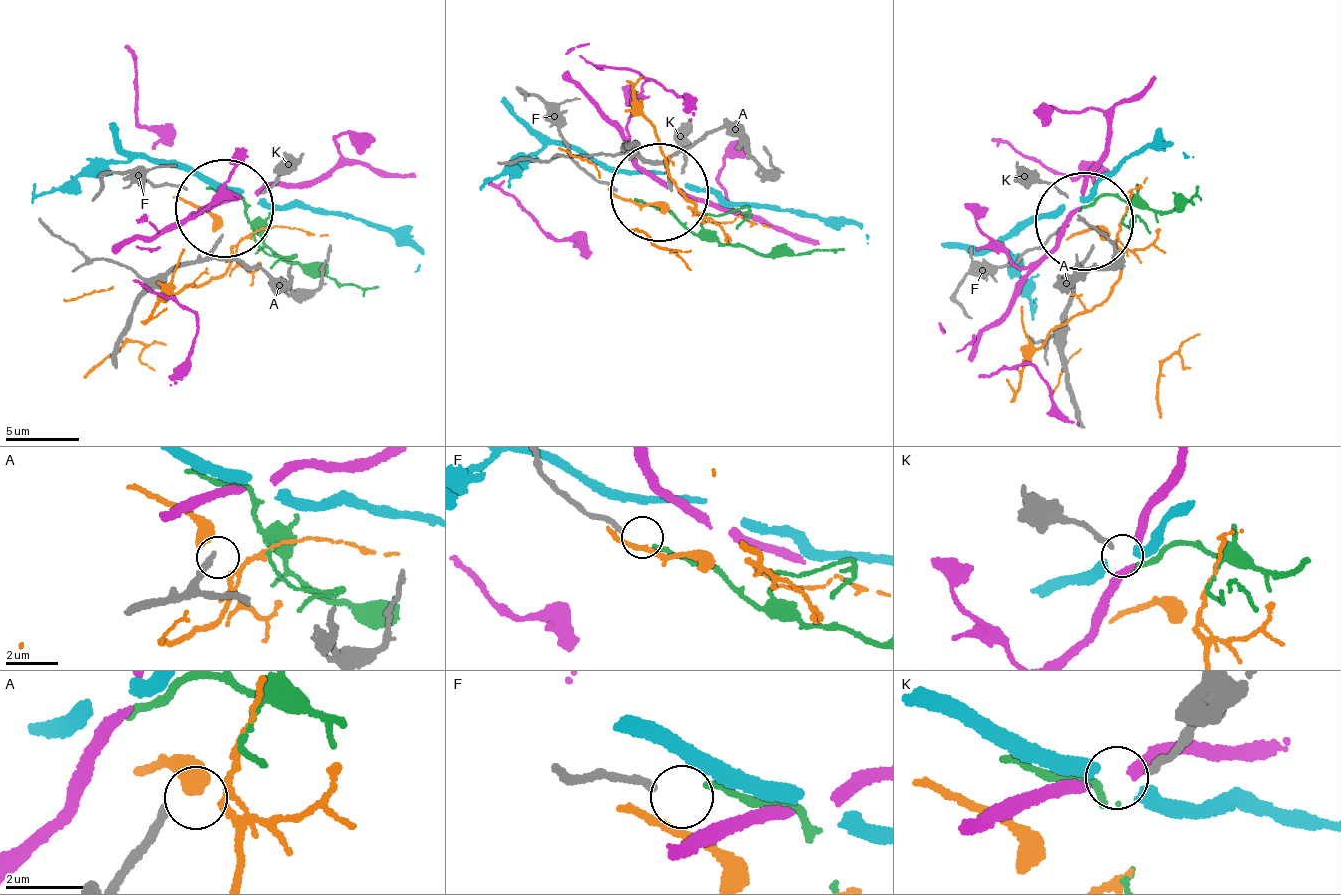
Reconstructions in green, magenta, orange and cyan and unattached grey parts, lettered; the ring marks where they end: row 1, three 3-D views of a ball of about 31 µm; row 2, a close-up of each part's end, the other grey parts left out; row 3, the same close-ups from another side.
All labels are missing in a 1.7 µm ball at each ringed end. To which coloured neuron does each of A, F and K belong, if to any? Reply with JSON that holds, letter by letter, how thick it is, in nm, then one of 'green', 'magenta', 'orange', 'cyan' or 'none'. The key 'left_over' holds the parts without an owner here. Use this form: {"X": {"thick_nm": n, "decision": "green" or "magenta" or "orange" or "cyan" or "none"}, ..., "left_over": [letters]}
{"A": {"thick_nm": 240, "decision": "none"}, "F": {"thick_nm": 190, "decision": "green"}, "K": {"thick_nm": 190, "decision": "magenta"}, "left_over": ["A"]}

